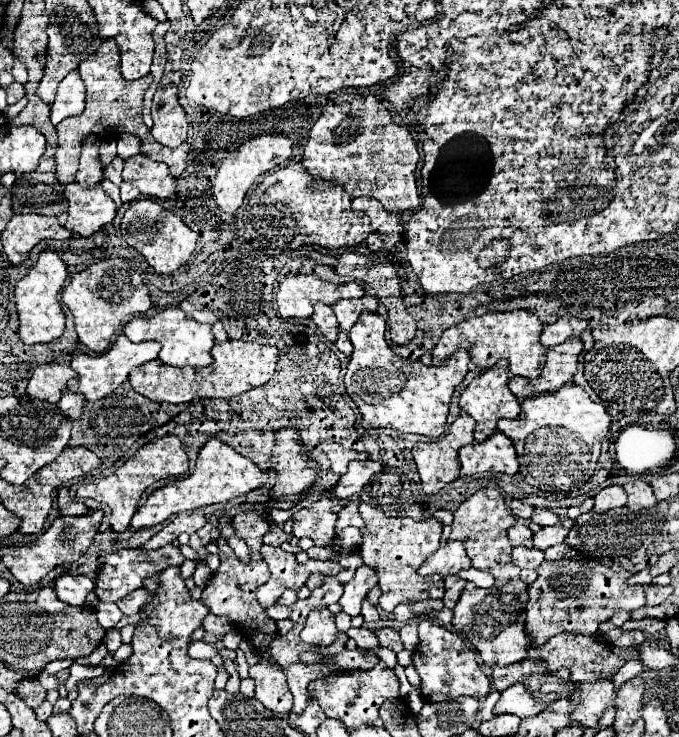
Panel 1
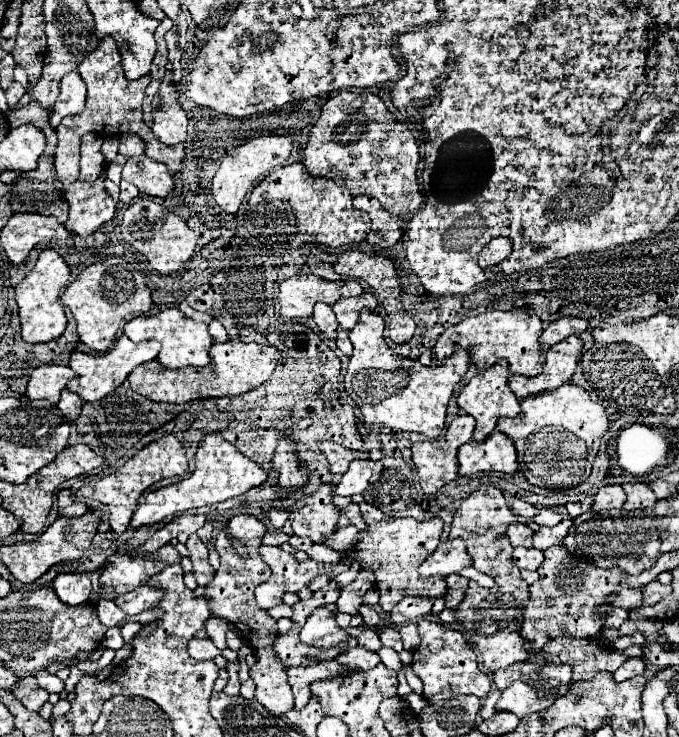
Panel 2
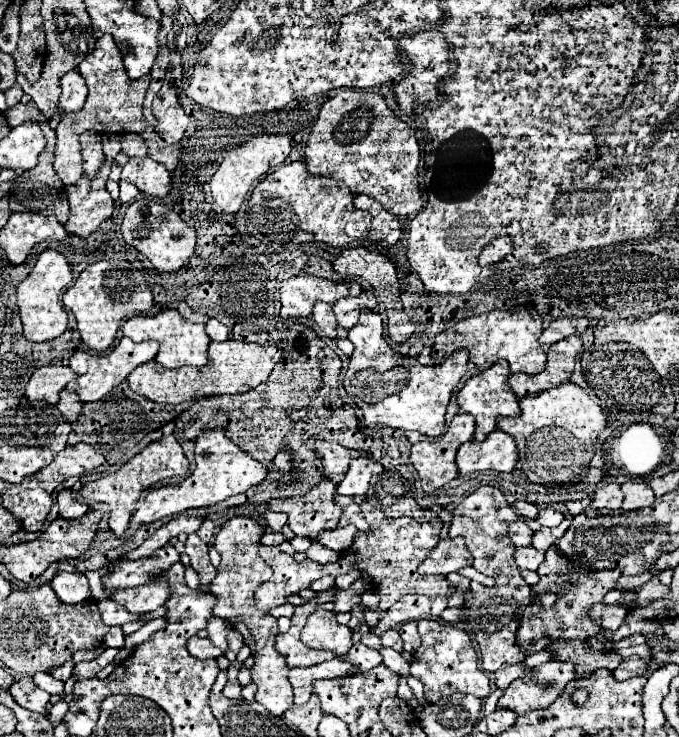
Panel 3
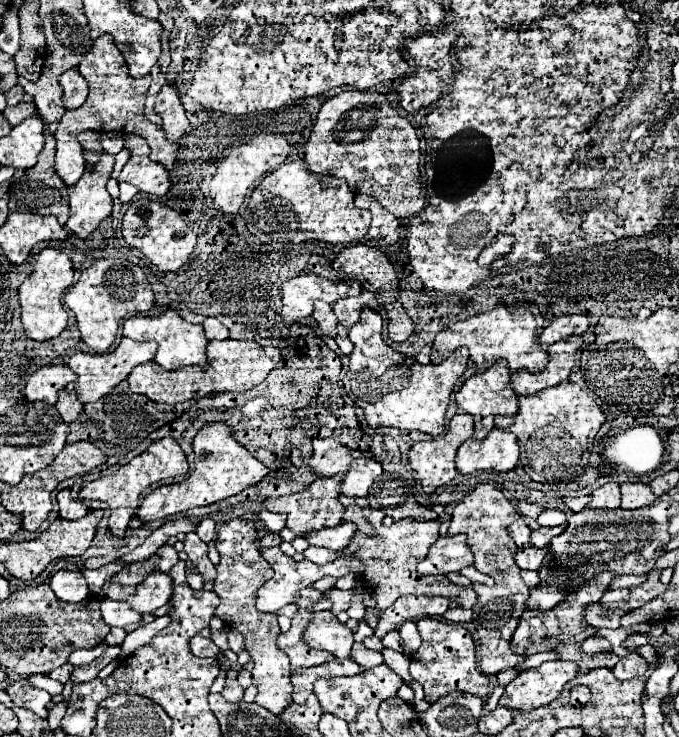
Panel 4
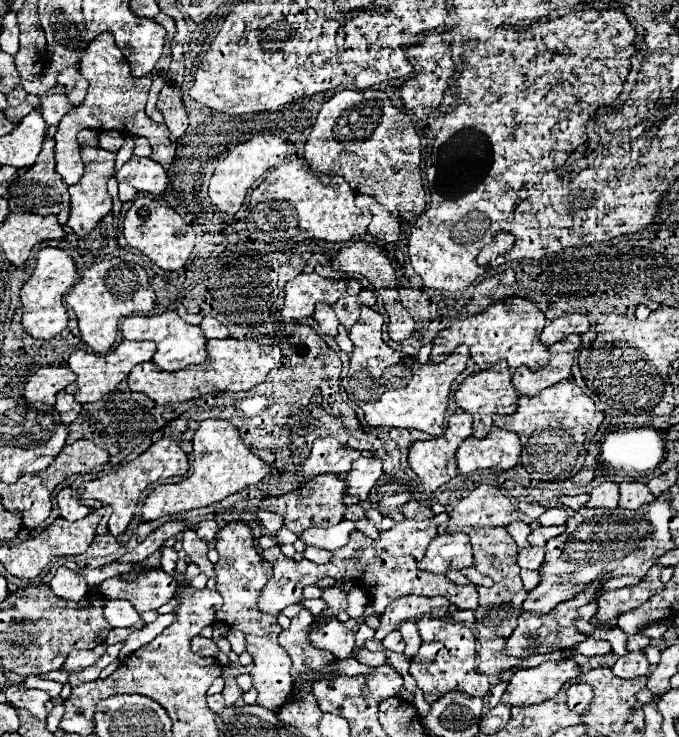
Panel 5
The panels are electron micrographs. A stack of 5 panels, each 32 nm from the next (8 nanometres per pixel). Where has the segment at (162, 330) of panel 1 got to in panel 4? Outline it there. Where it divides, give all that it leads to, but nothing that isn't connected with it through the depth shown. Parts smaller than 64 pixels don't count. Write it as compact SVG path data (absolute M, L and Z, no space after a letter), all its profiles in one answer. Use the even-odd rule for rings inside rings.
M166 310L160 316L134 316L128 318L122 326L124 336L136 340L136 342L144 342L144 340L156 340L158 342L158 352L156 352L156 362L164 368L164 370L178 370L182 366L188 364L196 364L202 366L206 364L206 344L208 338L204 334L202 324L190 324L184 318L178 316L176 310Z

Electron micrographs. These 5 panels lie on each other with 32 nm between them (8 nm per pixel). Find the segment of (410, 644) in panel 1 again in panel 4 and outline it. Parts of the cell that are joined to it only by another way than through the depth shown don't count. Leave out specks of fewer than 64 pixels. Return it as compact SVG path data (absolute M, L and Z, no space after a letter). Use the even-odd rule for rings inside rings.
M404 622L400 626L400 636L404 640L404 654L412 656L420 648L420 634L416 630L416 622Z

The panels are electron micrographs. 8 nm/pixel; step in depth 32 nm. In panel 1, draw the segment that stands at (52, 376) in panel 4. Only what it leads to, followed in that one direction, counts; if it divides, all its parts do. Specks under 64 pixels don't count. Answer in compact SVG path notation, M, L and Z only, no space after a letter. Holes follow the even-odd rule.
M40 364L34 368L28 380L28 396L48 402L58 402L66 382L74 378L76 372L68 364Z

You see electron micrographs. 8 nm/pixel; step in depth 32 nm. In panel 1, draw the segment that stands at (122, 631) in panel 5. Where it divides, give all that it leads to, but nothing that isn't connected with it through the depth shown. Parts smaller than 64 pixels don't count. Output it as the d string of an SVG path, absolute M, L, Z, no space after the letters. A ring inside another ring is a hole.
M116 629L108 630L106 634L106 647L108 652L113 655L121 645L122 640L120 632Z

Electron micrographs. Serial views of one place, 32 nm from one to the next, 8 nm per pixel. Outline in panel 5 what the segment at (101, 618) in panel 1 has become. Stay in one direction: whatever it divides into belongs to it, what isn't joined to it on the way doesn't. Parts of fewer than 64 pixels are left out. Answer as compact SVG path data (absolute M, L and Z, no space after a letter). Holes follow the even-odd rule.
M106 600L104 618L114 628L128 628L140 620L140 614L126 600Z

